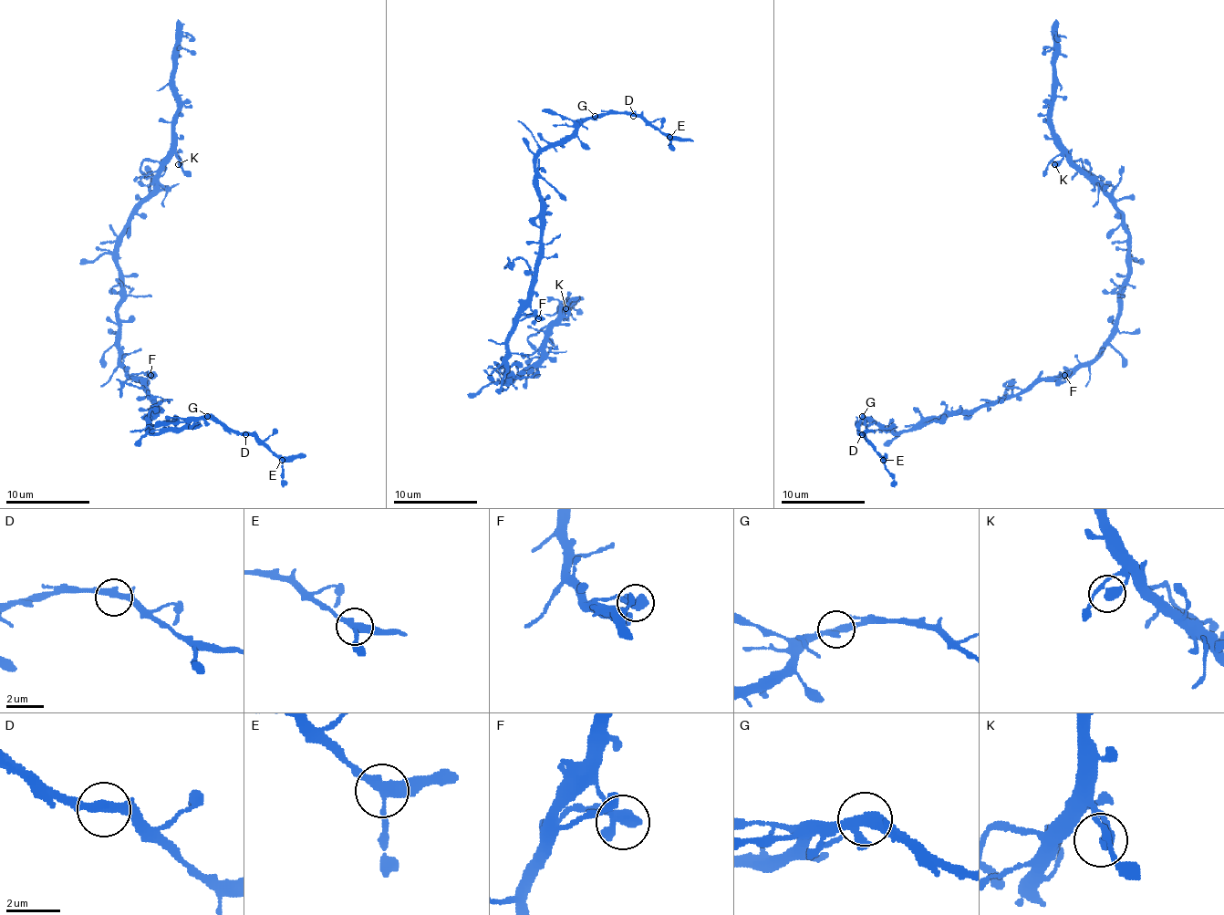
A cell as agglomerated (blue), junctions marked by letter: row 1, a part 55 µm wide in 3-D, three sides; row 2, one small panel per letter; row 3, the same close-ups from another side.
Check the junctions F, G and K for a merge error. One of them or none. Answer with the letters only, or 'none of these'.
none of these

